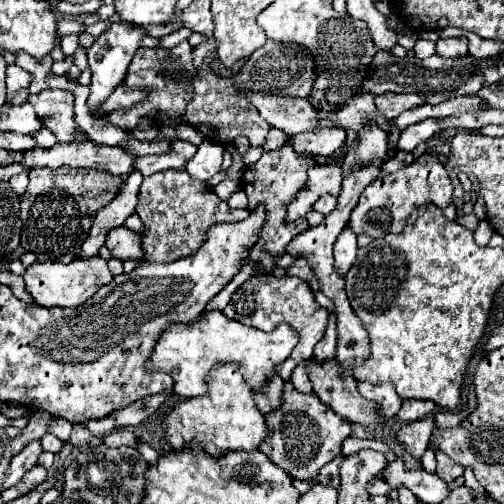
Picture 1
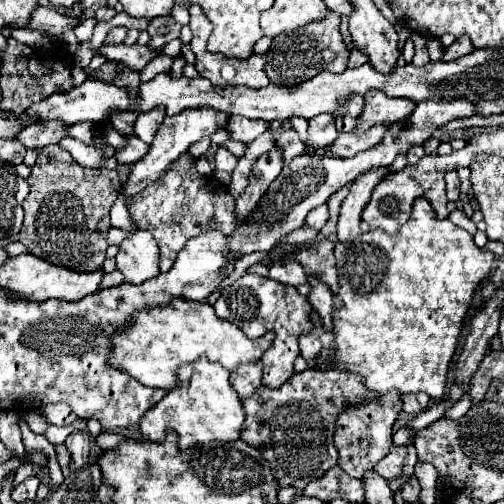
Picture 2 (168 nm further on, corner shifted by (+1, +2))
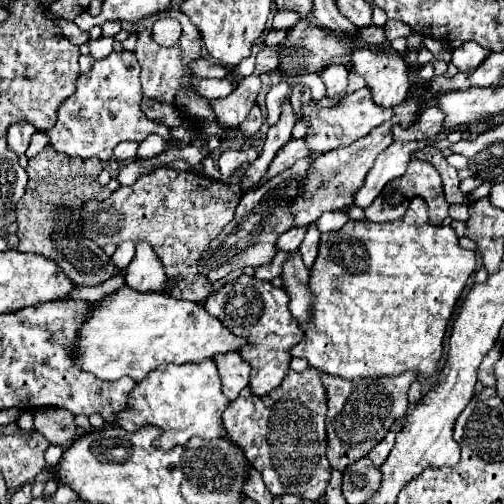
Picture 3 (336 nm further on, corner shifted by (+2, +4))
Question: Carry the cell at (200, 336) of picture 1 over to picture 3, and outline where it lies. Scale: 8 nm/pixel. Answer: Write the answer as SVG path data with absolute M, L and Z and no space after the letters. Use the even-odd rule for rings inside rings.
M123 286L93 304L75 340L73 362L99 380L113 382L121 376L129 376L141 382L151 370L165 362L201 362L215 354L235 352L245 346L245 342L247 340L235 336L217 318L207 314L201 304Z

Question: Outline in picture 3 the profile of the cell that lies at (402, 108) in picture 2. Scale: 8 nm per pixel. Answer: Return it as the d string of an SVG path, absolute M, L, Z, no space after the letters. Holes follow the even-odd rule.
M361 88L353 94L345 94L339 100L339 104L333 108L319 108L311 100L309 104L303 106L303 120L309 122L309 130L305 134L305 140L307 140L307 146L311 152L329 152L329 150L335 150L339 146L353 144L355 140L363 138L379 124L391 120L391 116L393 116L391 108L381 108L371 100L369 88Z

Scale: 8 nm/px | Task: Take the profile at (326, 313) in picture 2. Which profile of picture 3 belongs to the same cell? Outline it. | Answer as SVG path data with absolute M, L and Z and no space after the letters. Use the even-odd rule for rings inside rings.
M309 224L309 228L307 228L307 234L305 234L305 240L301 242L301 248L299 248L299 252L301 252L301 256L303 256L303 262L305 262L305 266L307 268L311 268L313 266L313 262L315 262L315 258L317 258L317 248L319 248L319 228L317 228L317 224Z

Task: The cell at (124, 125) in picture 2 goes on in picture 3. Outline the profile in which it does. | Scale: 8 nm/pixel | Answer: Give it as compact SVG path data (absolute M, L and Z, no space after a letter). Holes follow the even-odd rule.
M127 50L111 52L107 58L93 62L91 70L77 78L75 94L61 104L57 124L47 132L51 146L67 156L97 156L101 162L107 162L113 158L113 148L123 140L143 142L149 134L161 134L167 140L169 128L143 116L139 108L141 98L137 58Z

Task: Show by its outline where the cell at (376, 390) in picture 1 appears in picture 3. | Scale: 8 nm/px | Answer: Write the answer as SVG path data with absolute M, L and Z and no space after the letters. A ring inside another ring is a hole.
M317 368L293 372L267 396L255 396L249 388L225 408L225 430L237 442L255 470L261 472L265 486L273 496L295 494L305 500L319 500L329 484L331 464L325 456L327 394Z

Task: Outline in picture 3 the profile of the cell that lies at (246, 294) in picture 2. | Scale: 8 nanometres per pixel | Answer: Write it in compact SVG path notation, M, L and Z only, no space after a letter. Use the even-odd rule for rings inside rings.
M245 274L223 284L203 304L211 316L225 324L225 328L247 340L247 346L241 348L239 354L247 364L251 364L249 388L251 392L255 392L255 396L265 396L281 384L281 380L289 372L289 350L303 338L303 330L293 320L287 304L289 296L283 288L277 288L271 282L257 280L255 276Z

